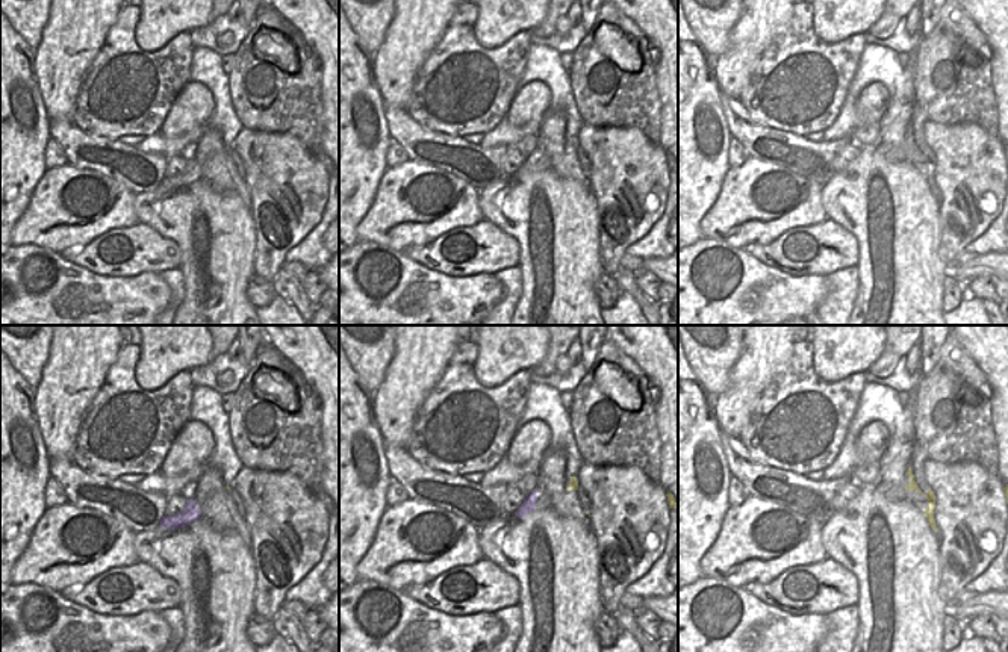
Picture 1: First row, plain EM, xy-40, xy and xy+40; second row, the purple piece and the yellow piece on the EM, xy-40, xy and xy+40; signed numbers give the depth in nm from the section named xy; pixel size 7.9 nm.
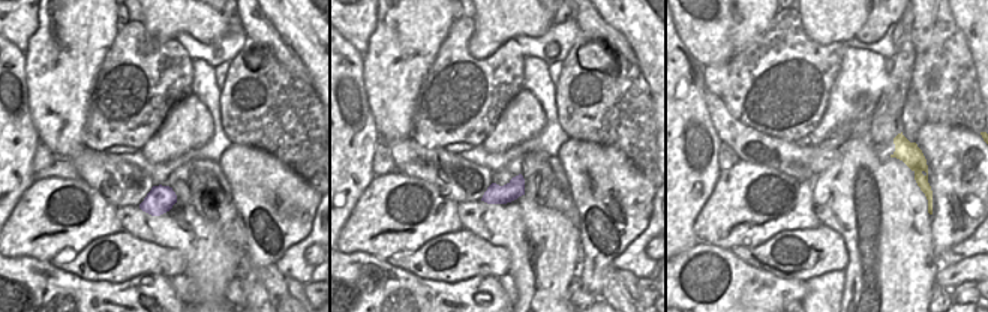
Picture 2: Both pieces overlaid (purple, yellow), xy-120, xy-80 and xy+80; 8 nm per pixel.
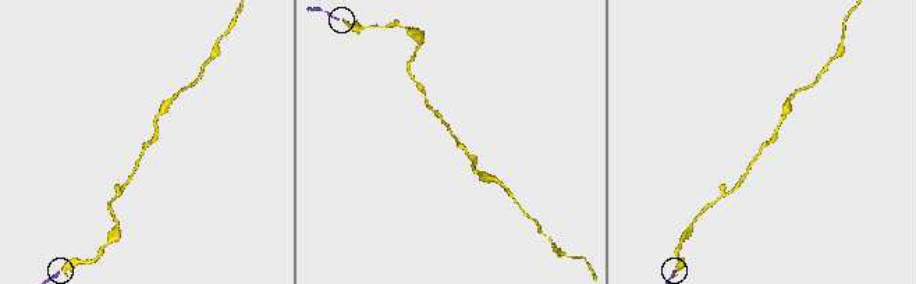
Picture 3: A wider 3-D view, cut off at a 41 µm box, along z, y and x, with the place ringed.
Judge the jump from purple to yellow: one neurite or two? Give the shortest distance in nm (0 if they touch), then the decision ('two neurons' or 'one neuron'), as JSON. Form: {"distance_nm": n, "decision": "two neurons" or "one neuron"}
{"distance_nm": 240, "decision": "one neuron"}

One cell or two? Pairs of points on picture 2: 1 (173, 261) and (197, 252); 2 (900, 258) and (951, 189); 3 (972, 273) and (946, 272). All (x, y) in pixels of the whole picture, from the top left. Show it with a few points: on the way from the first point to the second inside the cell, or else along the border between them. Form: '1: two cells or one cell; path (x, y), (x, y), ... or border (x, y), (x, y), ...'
1: two cells; border (150, 240), (176, 249), (186, 261), (185, 273)
2: two cells; border (930, 215), (930, 236), (934, 251)
3: one cell; path (966, 272), (952, 272)

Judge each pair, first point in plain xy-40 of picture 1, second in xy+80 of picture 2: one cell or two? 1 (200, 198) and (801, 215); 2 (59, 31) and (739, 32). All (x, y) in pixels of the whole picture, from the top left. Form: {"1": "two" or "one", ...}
{"1": "two", "2": "one"}

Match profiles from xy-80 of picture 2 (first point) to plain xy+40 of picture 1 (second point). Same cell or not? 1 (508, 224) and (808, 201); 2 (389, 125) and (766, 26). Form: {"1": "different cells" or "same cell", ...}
{"1": "different cells", "2": "same cell"}

